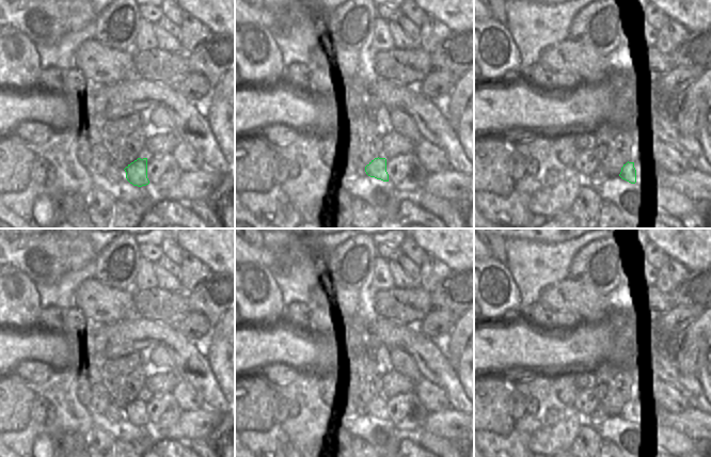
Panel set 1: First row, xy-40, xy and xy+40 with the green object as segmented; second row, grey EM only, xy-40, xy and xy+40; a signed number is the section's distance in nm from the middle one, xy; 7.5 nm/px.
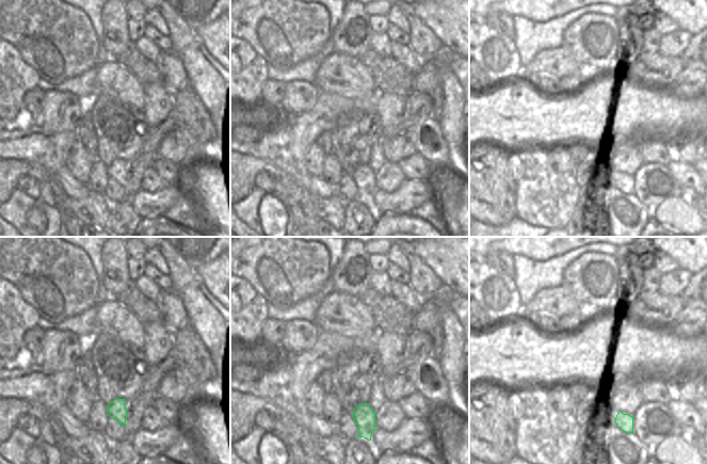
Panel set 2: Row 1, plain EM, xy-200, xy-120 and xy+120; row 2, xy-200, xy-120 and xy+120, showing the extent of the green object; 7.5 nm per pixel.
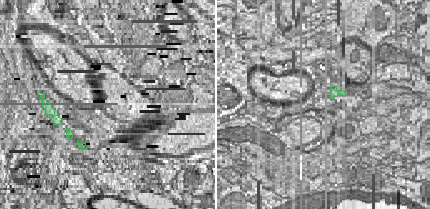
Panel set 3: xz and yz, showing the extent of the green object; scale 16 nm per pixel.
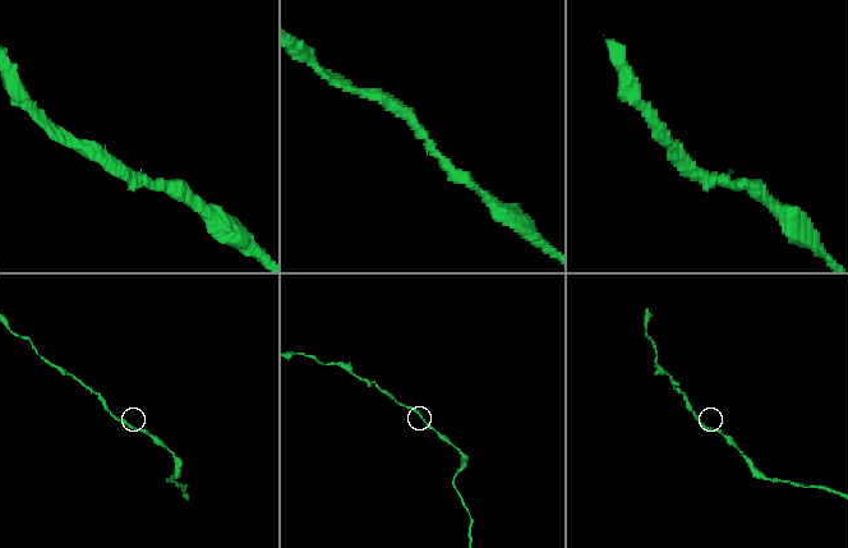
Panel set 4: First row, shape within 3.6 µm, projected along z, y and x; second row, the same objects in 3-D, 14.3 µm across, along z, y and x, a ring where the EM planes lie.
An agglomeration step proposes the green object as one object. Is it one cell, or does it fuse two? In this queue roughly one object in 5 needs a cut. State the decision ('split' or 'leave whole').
leave whole

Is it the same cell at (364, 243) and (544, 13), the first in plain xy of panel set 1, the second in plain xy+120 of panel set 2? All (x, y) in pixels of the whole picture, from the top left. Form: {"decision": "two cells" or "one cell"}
{"decision": "two cells"}

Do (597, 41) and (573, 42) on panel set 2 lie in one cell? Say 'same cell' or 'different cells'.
same cell

